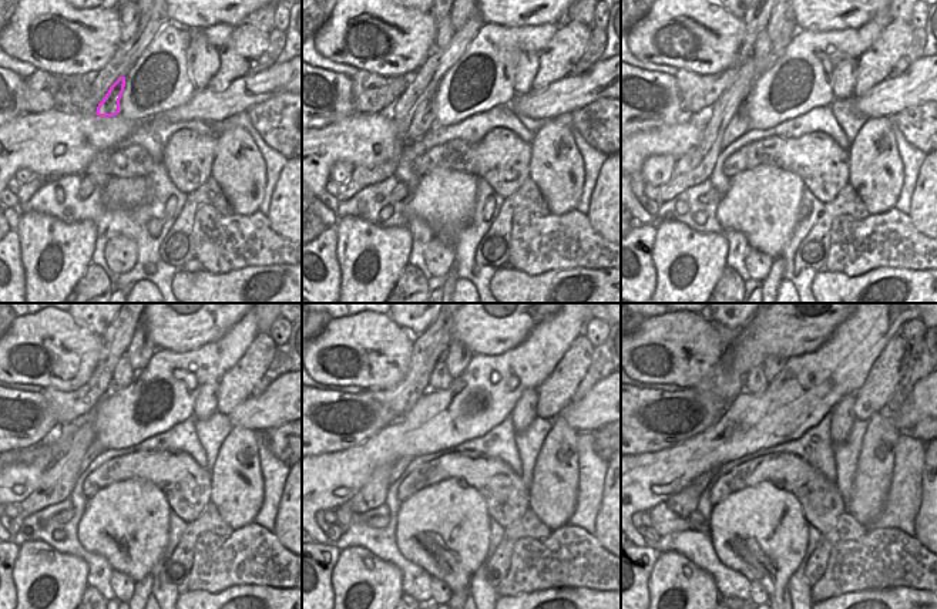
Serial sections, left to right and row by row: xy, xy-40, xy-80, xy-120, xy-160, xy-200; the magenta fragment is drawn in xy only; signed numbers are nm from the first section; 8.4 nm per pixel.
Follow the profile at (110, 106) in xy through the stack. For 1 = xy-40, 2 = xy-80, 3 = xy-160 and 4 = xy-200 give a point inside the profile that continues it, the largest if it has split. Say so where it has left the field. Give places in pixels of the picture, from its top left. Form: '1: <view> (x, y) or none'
1: xy-40 (423, 120)
2: xy-80 (739, 124)
3: xy-160 (400, 465)
4: xy-200 (701, 483)

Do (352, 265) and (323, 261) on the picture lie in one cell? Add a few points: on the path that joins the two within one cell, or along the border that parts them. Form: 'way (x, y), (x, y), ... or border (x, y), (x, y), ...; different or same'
border (335, 231), (341, 288); different

